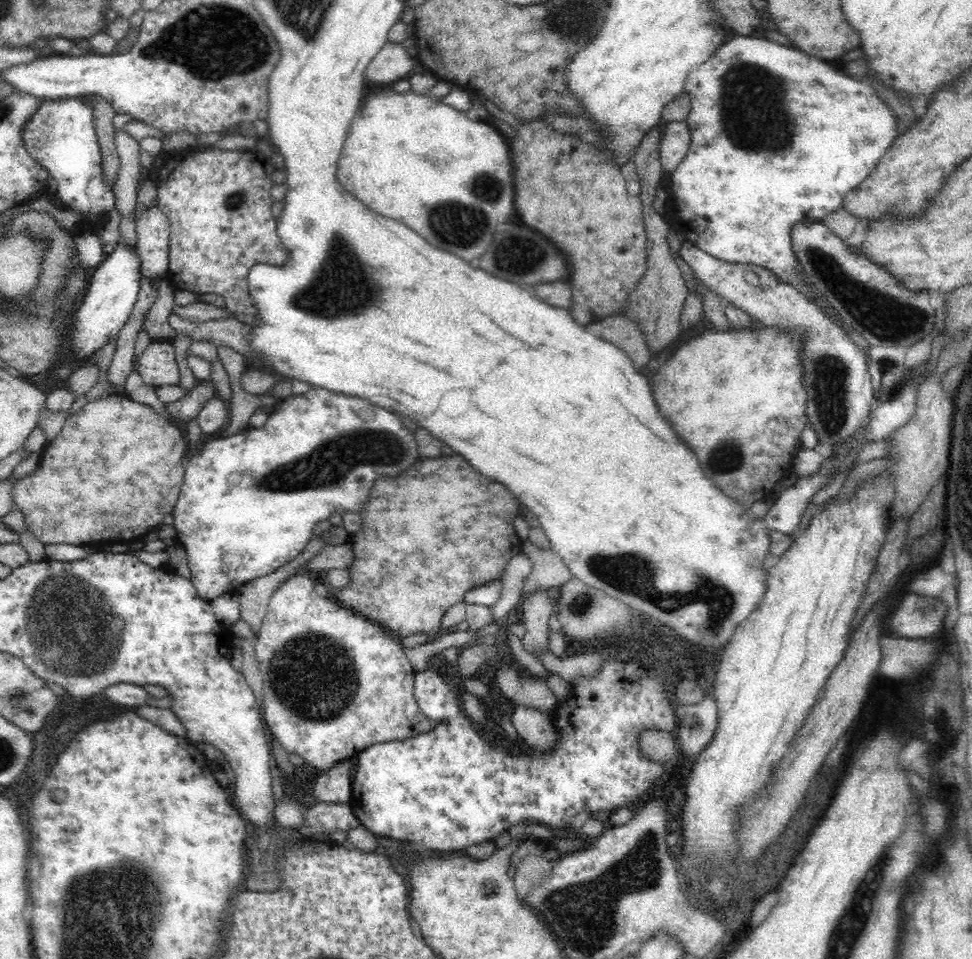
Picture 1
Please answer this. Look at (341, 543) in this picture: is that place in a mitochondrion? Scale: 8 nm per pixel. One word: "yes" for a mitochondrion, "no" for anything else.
no

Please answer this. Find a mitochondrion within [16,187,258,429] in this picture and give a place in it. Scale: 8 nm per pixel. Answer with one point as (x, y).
(236, 199)

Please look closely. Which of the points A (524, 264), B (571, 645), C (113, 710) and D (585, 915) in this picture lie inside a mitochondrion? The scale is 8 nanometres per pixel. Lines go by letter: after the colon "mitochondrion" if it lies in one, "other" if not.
A: other
B: other
C: other
D: mitochondrion

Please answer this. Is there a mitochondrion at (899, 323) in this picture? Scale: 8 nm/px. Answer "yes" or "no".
yes

